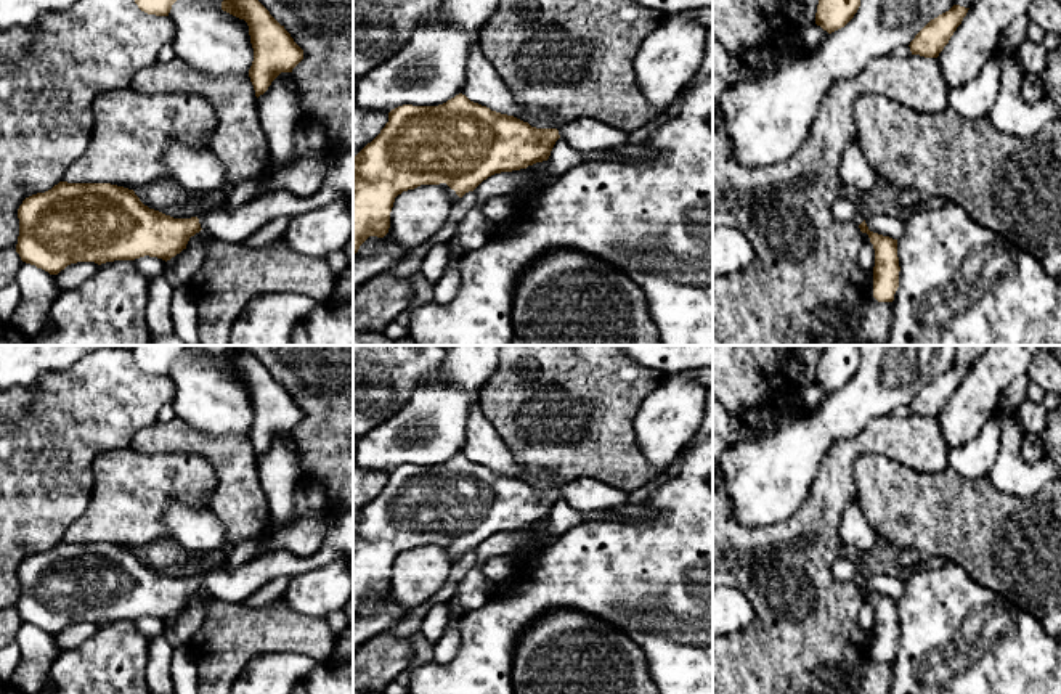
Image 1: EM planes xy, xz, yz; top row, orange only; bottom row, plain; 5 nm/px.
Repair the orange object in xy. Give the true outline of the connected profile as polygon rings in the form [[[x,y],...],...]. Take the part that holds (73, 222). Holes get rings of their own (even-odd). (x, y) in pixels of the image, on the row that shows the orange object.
[[[353,151],[327,159],[327,172],[321,188],[310,198],[299,198],[287,190],[274,190],[228,210],[212,209],[201,217],[173,218],[144,206],[133,190],[111,183],[59,182],[45,193],[22,201],[18,209],[19,236],[16,252],[21,260],[58,275],[71,263],[135,260],[144,255],[170,260],[201,230],[217,239],[244,243],[257,230],[278,217],[299,217],[331,202],[353,199]]]

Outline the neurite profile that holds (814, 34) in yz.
[[[814,24],[807,31],[803,32],[803,42],[809,47],[815,47],[823,42],[830,34],[823,31],[820,26]]]

